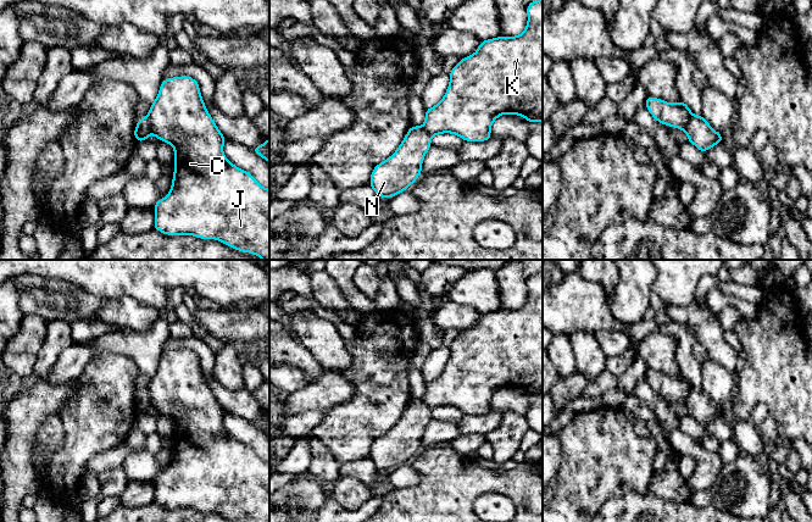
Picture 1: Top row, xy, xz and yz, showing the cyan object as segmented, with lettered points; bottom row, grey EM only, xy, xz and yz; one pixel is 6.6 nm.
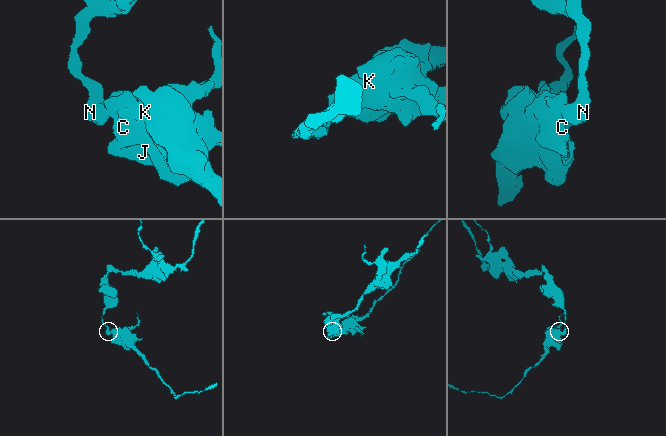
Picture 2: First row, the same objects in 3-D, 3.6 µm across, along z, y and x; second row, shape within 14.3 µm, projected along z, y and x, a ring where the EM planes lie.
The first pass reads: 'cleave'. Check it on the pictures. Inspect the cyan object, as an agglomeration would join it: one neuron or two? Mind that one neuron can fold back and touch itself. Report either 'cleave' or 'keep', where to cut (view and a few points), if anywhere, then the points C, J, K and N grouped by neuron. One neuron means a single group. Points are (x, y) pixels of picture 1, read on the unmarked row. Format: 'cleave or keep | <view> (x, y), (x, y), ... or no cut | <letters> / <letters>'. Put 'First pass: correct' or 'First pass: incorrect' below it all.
cleave | yz (690, 386), (684, 403) | C J K / N
First pass: correct

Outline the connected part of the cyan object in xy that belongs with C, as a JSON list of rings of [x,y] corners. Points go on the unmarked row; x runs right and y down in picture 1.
[[[189,349],[163,352],[146,390],[155,410],[171,417],[176,427],[171,463],[154,479],[154,501],[167,509],[189,507],[200,512],[217,512],[233,522],[269,522],[269,462],[227,433],[223,427],[226,410],[206,383],[196,352]]]

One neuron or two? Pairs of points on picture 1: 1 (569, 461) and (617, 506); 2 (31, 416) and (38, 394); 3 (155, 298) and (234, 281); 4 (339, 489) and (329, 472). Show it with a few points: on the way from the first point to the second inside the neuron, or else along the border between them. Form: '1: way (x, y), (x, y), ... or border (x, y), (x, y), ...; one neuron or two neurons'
1: border (638, 493), (626, 493), (610, 498), (599, 509); two neurons
2: way (31, 411), (31, 407), (38, 399); one neuron
3: way (168, 277), (212, 277); one neuron
4: border (340, 475), (329, 487); two neurons

